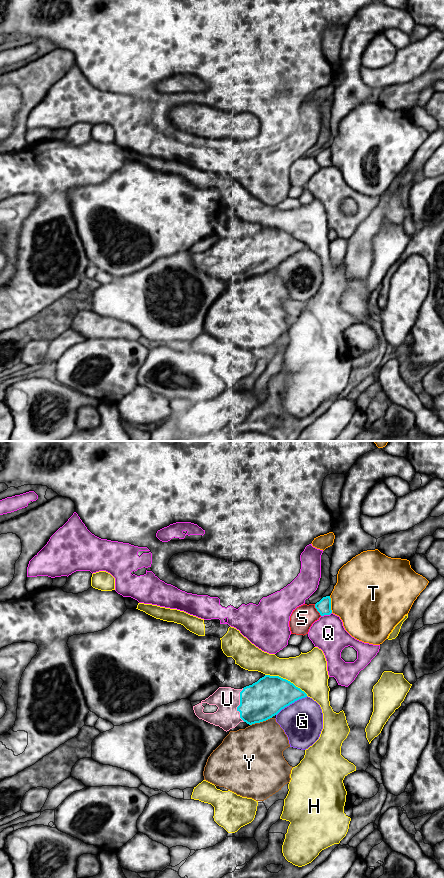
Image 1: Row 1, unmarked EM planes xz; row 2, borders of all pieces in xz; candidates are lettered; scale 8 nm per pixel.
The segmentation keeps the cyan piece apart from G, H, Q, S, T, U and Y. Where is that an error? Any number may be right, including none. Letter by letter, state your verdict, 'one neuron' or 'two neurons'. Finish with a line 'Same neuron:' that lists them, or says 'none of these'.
G: two neurons
H: two neurons
Q: two neurons
S: two neurons
T: two neurons
U: one neuron
Y: two neurons
Same neuron: U

